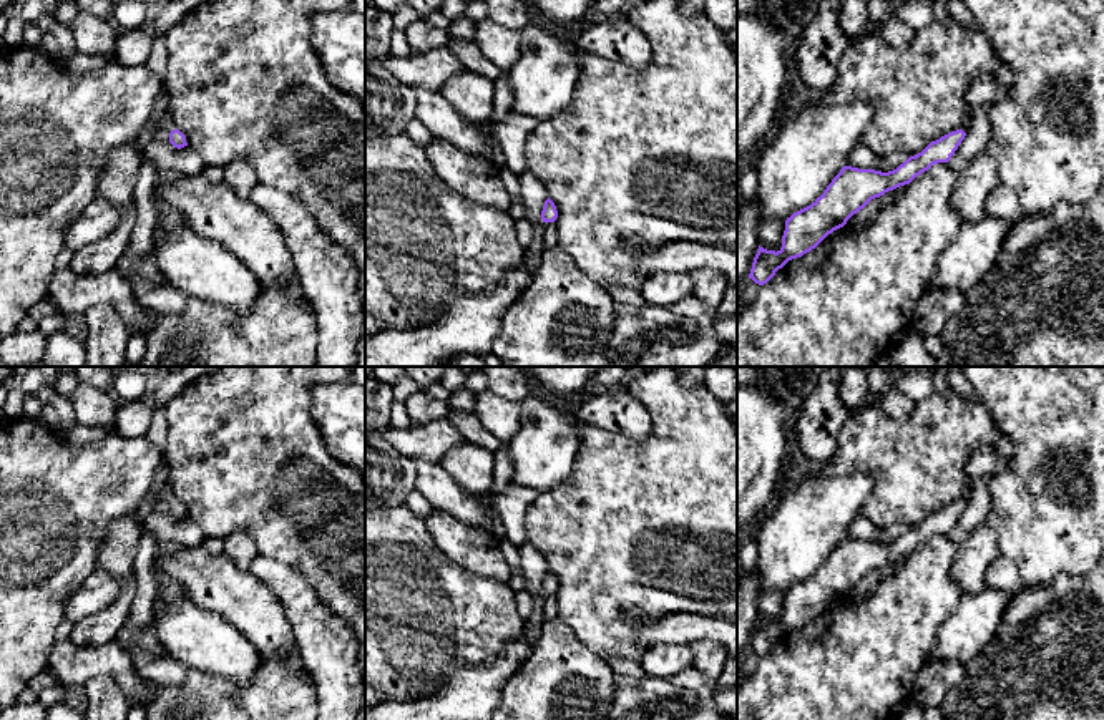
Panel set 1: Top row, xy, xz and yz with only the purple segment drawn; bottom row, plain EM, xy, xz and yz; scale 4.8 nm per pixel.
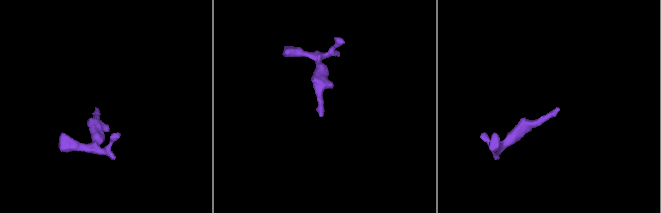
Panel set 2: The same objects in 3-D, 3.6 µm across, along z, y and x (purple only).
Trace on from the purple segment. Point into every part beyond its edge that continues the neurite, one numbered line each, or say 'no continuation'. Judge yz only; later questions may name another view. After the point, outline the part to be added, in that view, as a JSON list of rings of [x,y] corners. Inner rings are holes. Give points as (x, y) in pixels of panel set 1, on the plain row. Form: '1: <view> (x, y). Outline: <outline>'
1: yz (986, 462). Outline: [[[979,446],[971,460],[966,463],[968,476],[968,493],[963,498],[963,503],[968,504],[976,493],[976,484],[981,478],[989,481],[1006,471],[1009,458],[1003,456],[996,446]]]

